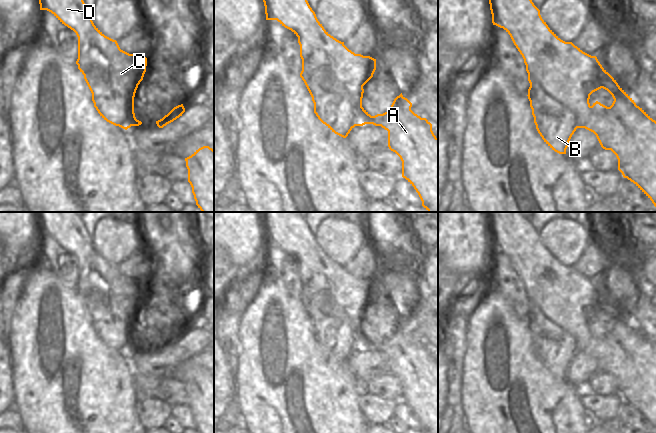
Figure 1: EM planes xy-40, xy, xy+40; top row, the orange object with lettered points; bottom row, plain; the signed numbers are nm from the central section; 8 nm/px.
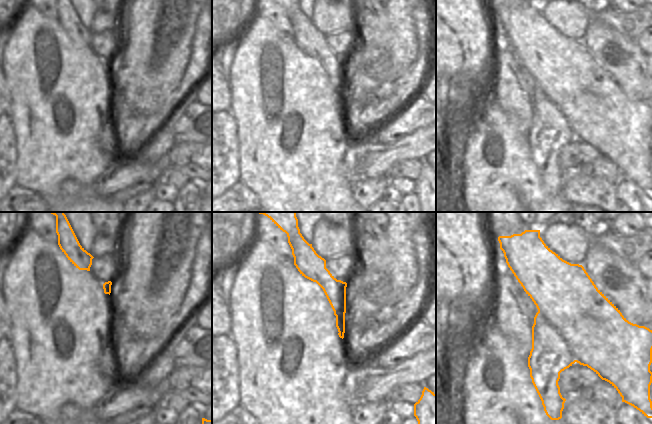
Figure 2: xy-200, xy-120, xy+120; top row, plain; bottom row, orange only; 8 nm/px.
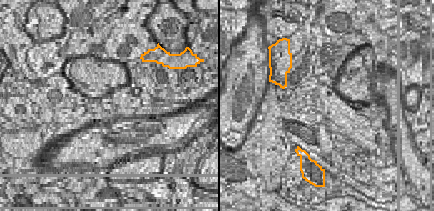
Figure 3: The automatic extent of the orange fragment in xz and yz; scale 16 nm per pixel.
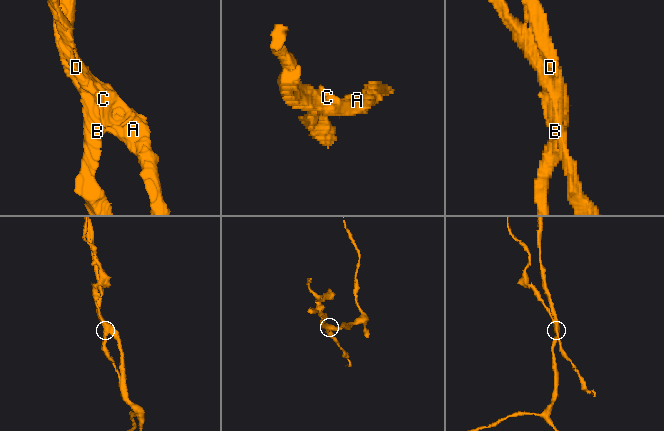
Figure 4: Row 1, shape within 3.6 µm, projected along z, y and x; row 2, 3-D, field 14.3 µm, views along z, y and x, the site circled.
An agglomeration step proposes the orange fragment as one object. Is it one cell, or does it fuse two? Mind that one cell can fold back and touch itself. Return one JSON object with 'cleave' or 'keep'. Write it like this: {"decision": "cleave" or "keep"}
{"decision": "cleave"}

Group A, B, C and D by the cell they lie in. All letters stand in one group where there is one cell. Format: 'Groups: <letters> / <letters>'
Groups: A C D / B.

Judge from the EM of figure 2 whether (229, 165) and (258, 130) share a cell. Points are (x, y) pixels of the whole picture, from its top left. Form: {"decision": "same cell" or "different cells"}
{"decision": "different cells"}

